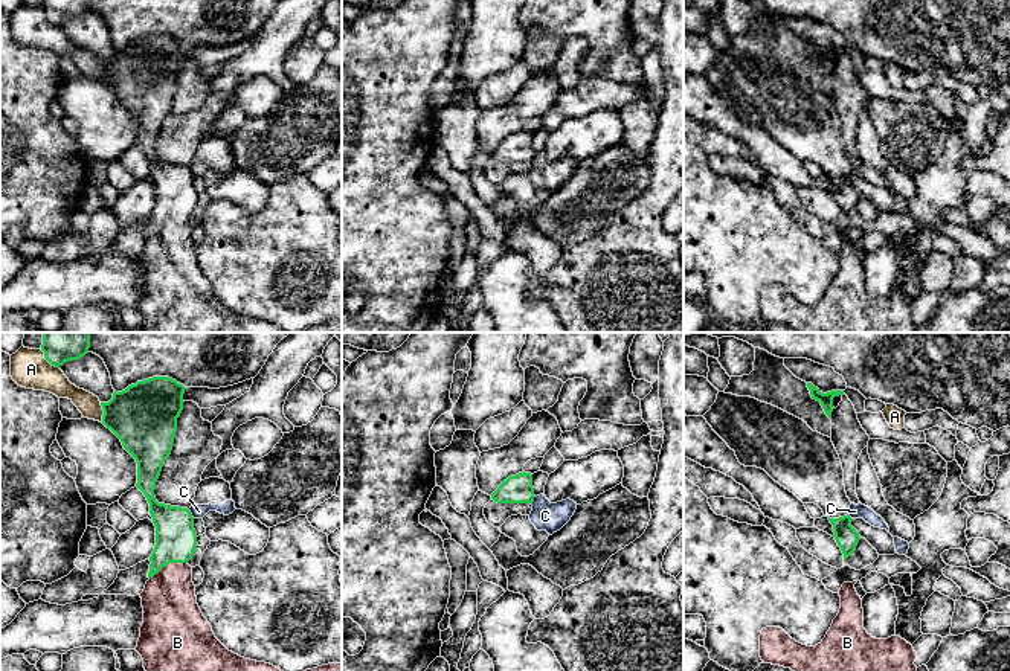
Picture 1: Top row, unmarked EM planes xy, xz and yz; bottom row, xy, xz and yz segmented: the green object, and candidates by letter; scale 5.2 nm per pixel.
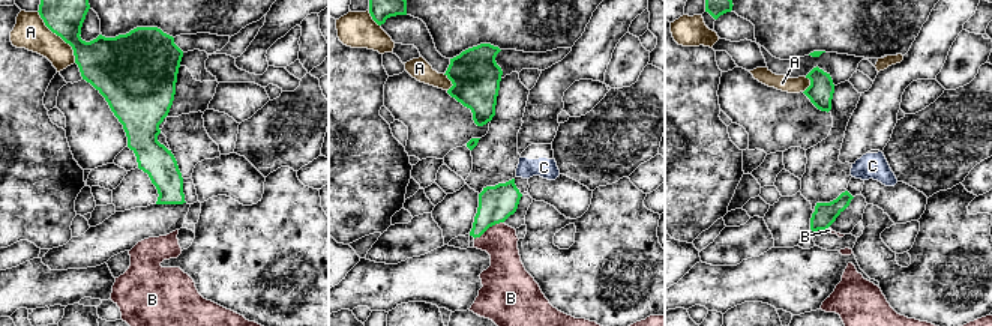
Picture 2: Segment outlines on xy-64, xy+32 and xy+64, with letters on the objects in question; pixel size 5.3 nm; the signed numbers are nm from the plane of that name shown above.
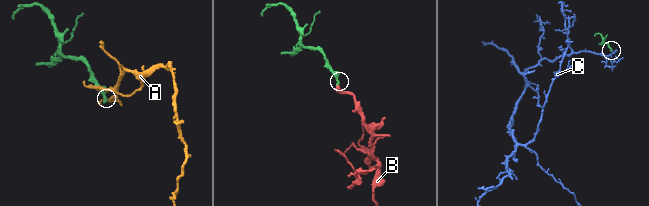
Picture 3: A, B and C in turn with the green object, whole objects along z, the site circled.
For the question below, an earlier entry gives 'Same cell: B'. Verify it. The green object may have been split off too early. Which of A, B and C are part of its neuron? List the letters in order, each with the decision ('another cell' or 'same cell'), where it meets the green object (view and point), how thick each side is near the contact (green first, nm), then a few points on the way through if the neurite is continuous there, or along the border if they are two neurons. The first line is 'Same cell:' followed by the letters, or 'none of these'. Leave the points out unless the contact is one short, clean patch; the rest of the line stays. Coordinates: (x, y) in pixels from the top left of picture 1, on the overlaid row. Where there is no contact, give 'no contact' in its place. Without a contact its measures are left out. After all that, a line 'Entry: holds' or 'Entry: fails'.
Same cell: B
A: another cell | xy (48, 360) | 260/200 nm
B: same cell | xy (168, 563) | 220/280 nm | across xy (176, 540), (168, 563), (170, 604)
C: another cell | xy (191, 514) | 220/80 nm | along xy (188, 510), (194, 517)
Entry: holds

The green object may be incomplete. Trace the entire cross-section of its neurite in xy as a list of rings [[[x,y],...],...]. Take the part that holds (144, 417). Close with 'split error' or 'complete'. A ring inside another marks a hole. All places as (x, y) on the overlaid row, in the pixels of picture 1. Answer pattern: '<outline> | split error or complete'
[[[153,377],[113,393],[108,403],[101,403],[102,424],[122,442],[137,462],[136,486],[150,503],[156,526],[156,546],[150,557],[148,581],[140,593],[143,624],[136,651],[143,659],[145,671],[281,671],[279,668],[229,651],[214,634],[203,616],[192,583],[192,567],[188,561],[197,551],[194,517],[188,508],[159,503],[154,497],[156,482],[163,462],[169,458],[177,432],[177,418],[183,410],[185,386],[169,377]]] | split error

